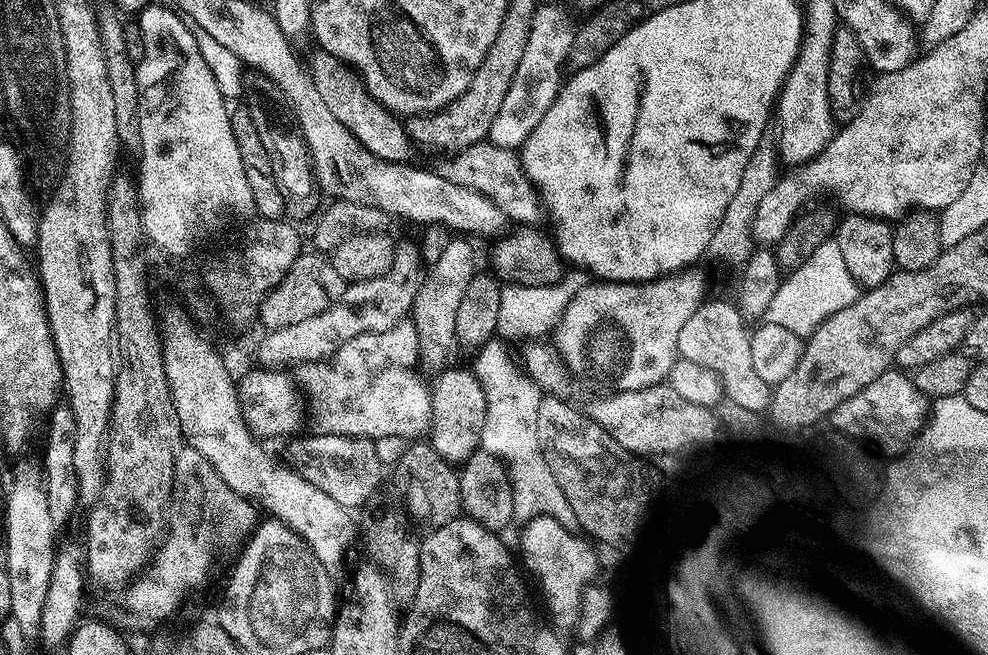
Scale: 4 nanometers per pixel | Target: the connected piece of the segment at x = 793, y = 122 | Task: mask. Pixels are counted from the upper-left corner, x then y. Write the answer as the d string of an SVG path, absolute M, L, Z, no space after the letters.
M830 4L807 9L799 53L774 106L774 150L779 161L789 168L798 168L815 159L835 135L836 119L829 102L829 60L837 27L838 17Z

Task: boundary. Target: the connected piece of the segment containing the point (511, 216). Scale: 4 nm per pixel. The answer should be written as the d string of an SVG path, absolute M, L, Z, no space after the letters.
M485 142L470 146L465 152L457 153L449 160L452 161L442 168L442 175L458 186L478 190L478 194L493 200L509 221L520 226L536 226L541 223L540 219L545 219L546 205L524 169L524 163L513 149Z

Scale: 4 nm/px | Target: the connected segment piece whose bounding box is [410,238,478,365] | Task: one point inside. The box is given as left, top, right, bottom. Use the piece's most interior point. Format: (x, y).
(436, 306)

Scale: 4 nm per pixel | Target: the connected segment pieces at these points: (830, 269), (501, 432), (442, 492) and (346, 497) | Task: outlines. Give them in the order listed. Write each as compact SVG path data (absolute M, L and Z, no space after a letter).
M831 238L822 242L806 262L802 262L781 279L778 294L774 294L774 302L770 302L768 307L766 320L770 324L786 326L786 330L807 338L831 312L850 306L850 302L854 302L857 295L856 279L846 268L842 250L838 250L835 239Z
M501 339L488 340L475 353L474 371L486 394L486 423L482 426L480 448L499 457L507 465L508 477L512 483L514 513L519 519L521 516L521 521L526 522L533 516L549 516L562 522L562 526L572 528L576 524L574 510L570 510L570 502L566 502L562 486L558 486L554 474L550 474L550 466L546 466L546 458L540 453L540 387L529 379L527 373L519 370L517 363L515 366L499 340Z
M409 443L408 449L402 454L400 460L395 461L394 468L396 468L397 478L404 483L404 488L408 491L406 508L413 521L428 520L427 527L433 529L461 515L462 494L459 471L454 467L453 461L438 454L438 450L434 450L431 443Z
M297 435L288 442L293 444L285 446L283 459L290 462L290 467L295 472L303 474L310 486L318 486L318 490L330 494L330 498L334 498L334 502L338 502L342 507L356 510L356 507L359 509L367 505L377 491L376 483L380 480L382 468L382 462L375 456L373 441L364 436L315 435Z

